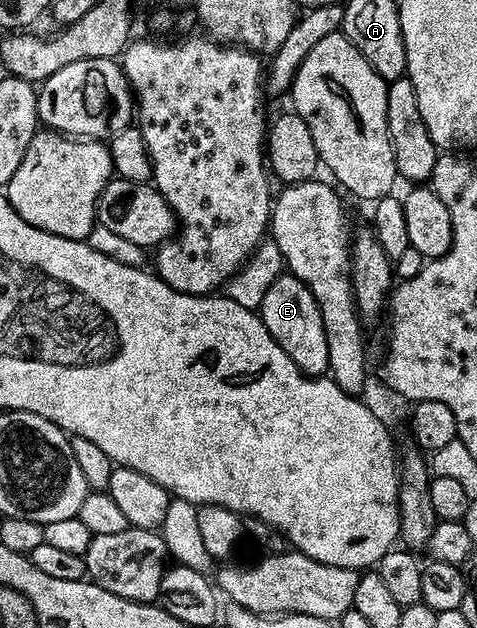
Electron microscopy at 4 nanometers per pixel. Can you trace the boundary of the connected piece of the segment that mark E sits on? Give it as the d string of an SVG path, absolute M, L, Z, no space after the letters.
M283 274L268 286L268 294L264 294L264 302L260 309L264 326L268 326L268 334L276 338L276 342L284 356L290 359L301 372L307 376L325 377L330 371L328 366L328 338L324 334L324 322L320 318L320 306L316 298L300 282L289 274Z

